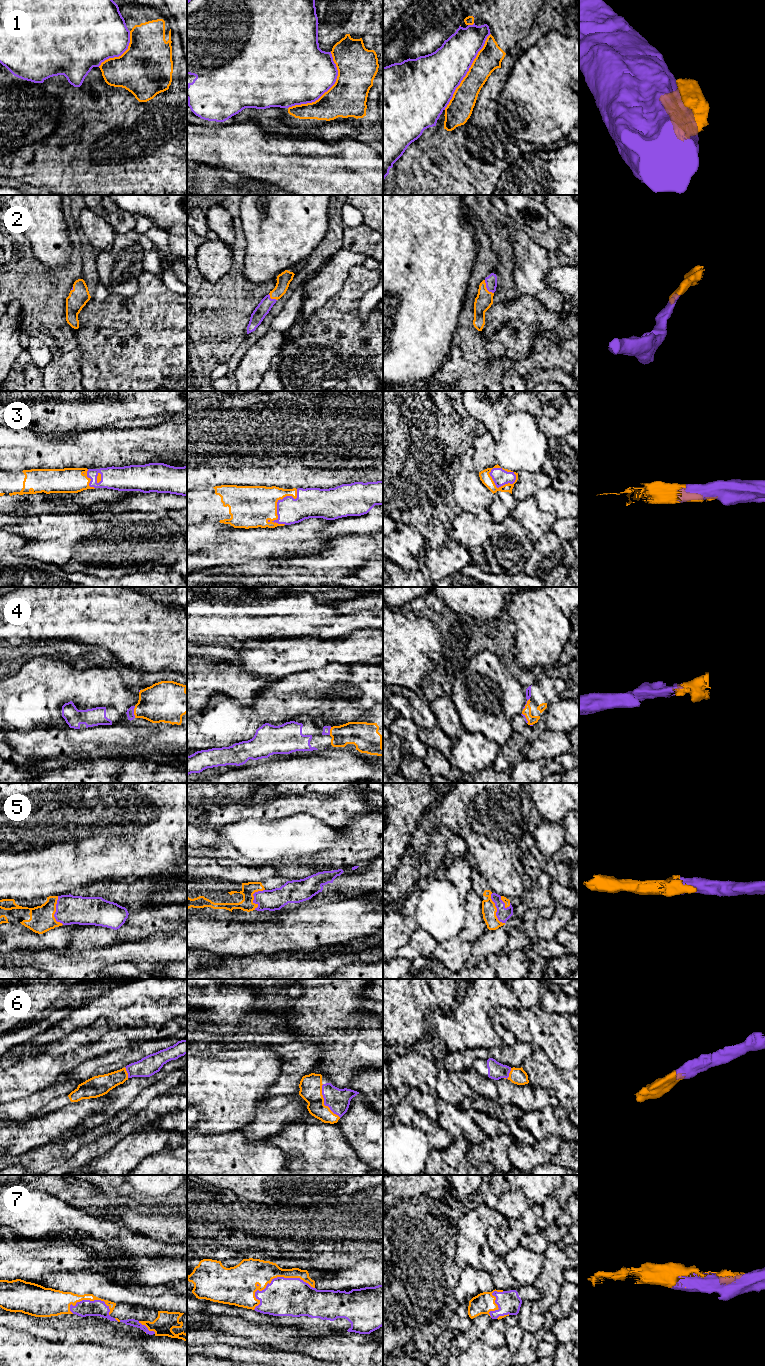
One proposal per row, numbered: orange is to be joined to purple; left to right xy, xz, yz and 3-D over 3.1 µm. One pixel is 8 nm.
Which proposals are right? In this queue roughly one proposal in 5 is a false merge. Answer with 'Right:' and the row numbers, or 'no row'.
Right: 2, 3, 4, 5, 6, 7

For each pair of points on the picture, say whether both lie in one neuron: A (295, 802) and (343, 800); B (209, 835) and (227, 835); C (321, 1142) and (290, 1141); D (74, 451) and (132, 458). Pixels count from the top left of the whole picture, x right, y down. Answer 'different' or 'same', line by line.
A: same
B: same
C: same
D: same

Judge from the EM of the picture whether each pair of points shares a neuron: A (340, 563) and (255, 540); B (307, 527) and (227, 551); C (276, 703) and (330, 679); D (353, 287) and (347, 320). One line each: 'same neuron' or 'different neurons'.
A: different neurons
B: same neuron
C: same neuron
D: same neuron

